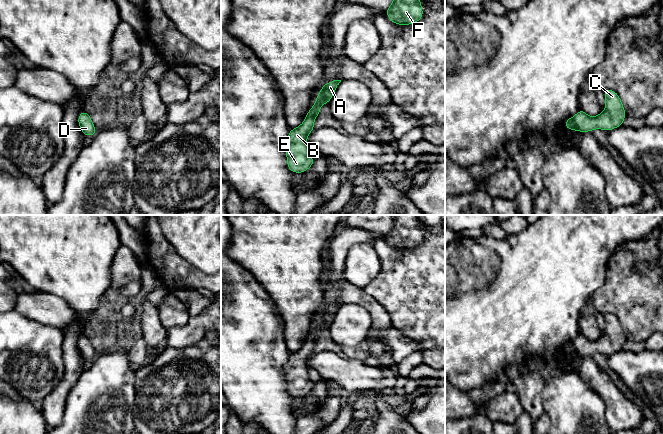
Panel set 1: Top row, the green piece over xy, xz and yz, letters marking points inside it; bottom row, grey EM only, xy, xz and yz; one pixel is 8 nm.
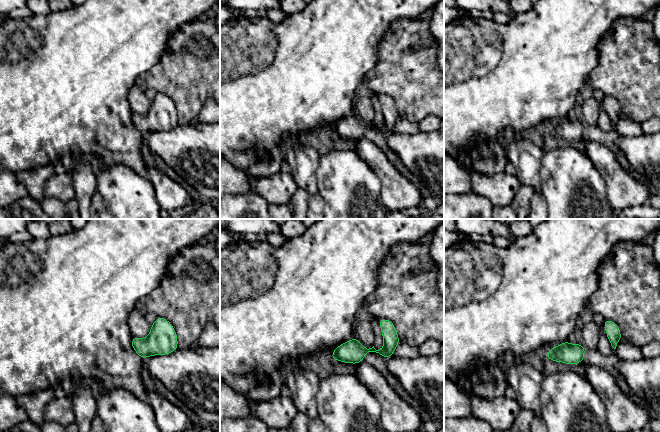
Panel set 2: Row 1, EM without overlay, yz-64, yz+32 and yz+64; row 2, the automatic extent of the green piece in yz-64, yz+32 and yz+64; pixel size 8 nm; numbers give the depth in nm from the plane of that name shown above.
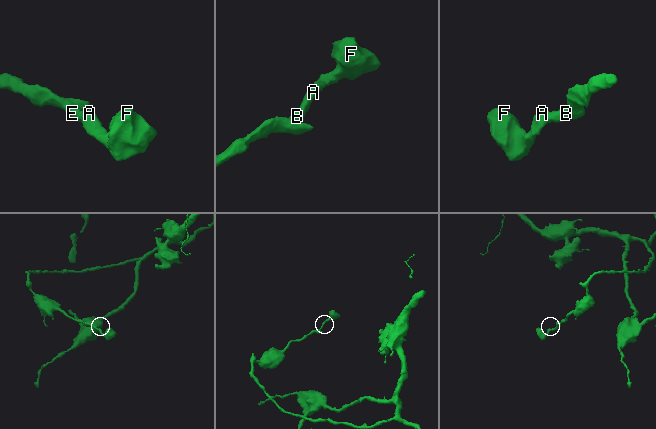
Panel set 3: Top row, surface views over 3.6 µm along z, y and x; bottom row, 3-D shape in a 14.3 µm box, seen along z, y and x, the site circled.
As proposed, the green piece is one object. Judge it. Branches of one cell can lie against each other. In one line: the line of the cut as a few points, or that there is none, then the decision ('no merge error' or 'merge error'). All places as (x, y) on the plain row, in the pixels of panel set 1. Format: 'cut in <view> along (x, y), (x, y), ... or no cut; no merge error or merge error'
no cut; no merge error

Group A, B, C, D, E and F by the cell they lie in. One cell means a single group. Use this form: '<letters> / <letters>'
A B C D E F

